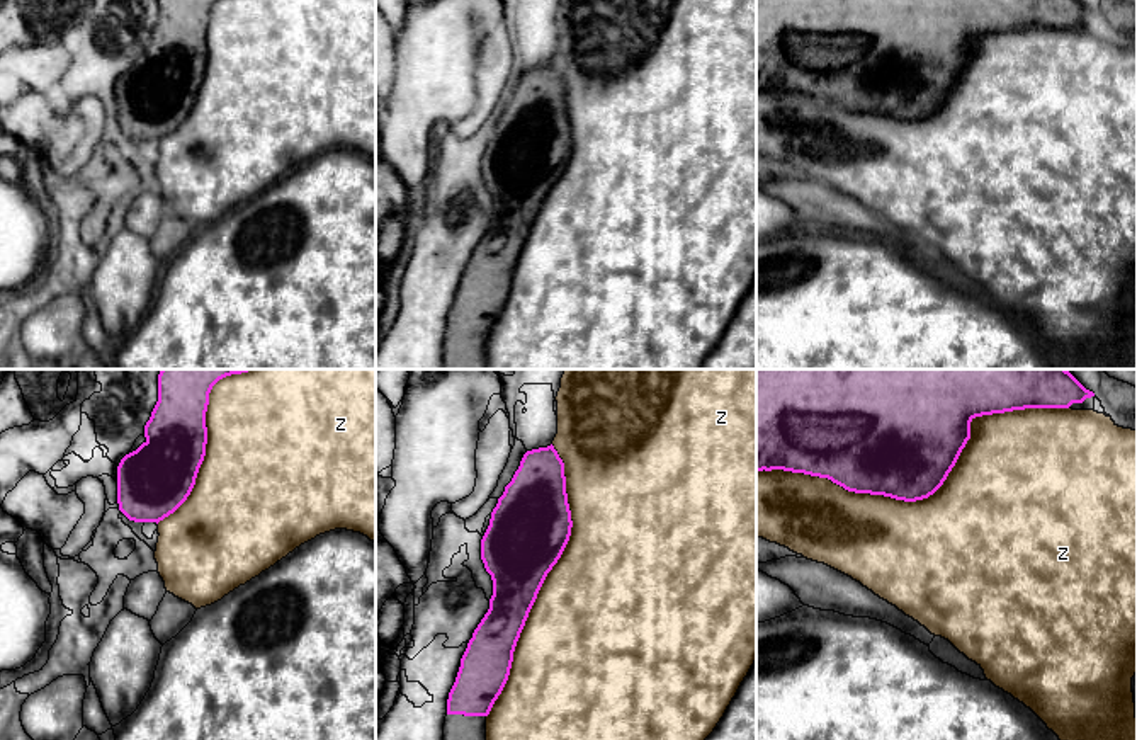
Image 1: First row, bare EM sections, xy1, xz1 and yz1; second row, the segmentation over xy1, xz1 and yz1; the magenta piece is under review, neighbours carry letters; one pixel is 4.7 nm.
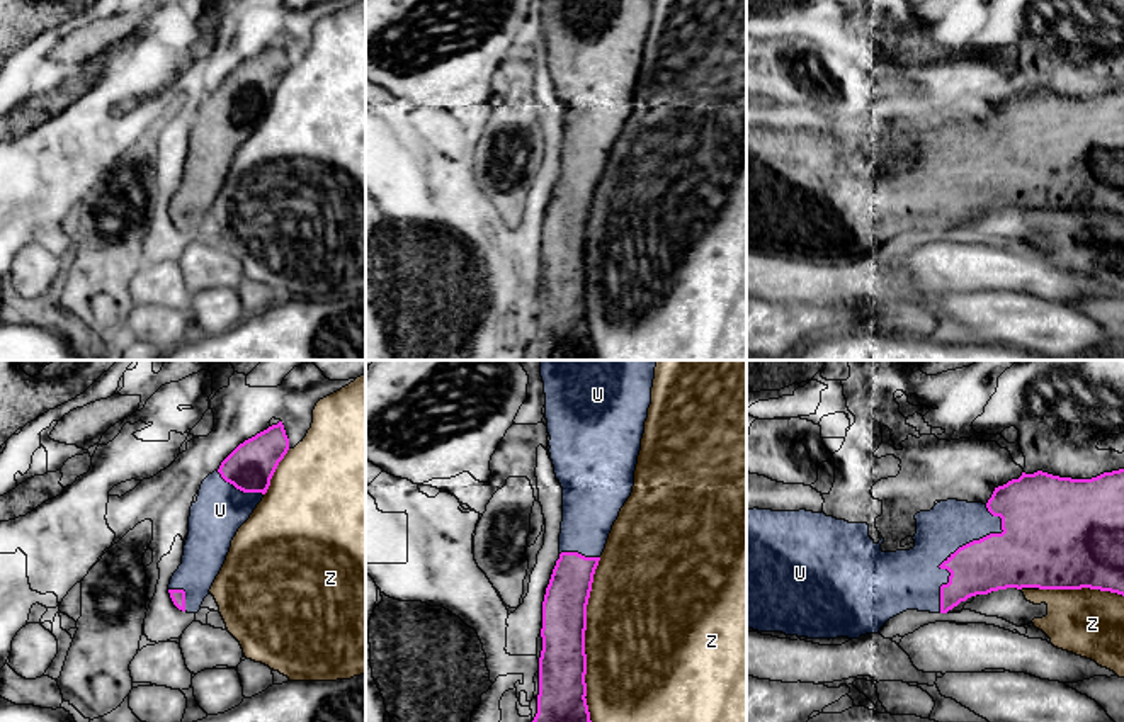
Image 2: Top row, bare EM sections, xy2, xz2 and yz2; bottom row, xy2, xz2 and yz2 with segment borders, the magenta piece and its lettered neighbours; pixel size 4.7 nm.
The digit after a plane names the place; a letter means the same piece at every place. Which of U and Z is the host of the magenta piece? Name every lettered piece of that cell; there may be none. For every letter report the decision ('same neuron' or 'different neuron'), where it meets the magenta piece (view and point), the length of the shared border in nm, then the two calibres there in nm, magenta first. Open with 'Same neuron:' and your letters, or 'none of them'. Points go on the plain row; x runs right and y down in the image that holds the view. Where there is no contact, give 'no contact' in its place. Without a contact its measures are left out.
Same neuron: U
U: same neuron; contact yz2 (959, 167); length 550 nm; calibres 280 and 240 nm
Z: different neuron; contact yz1 (928, 114); length 1500 nm; calibres 480 and 500 nm

